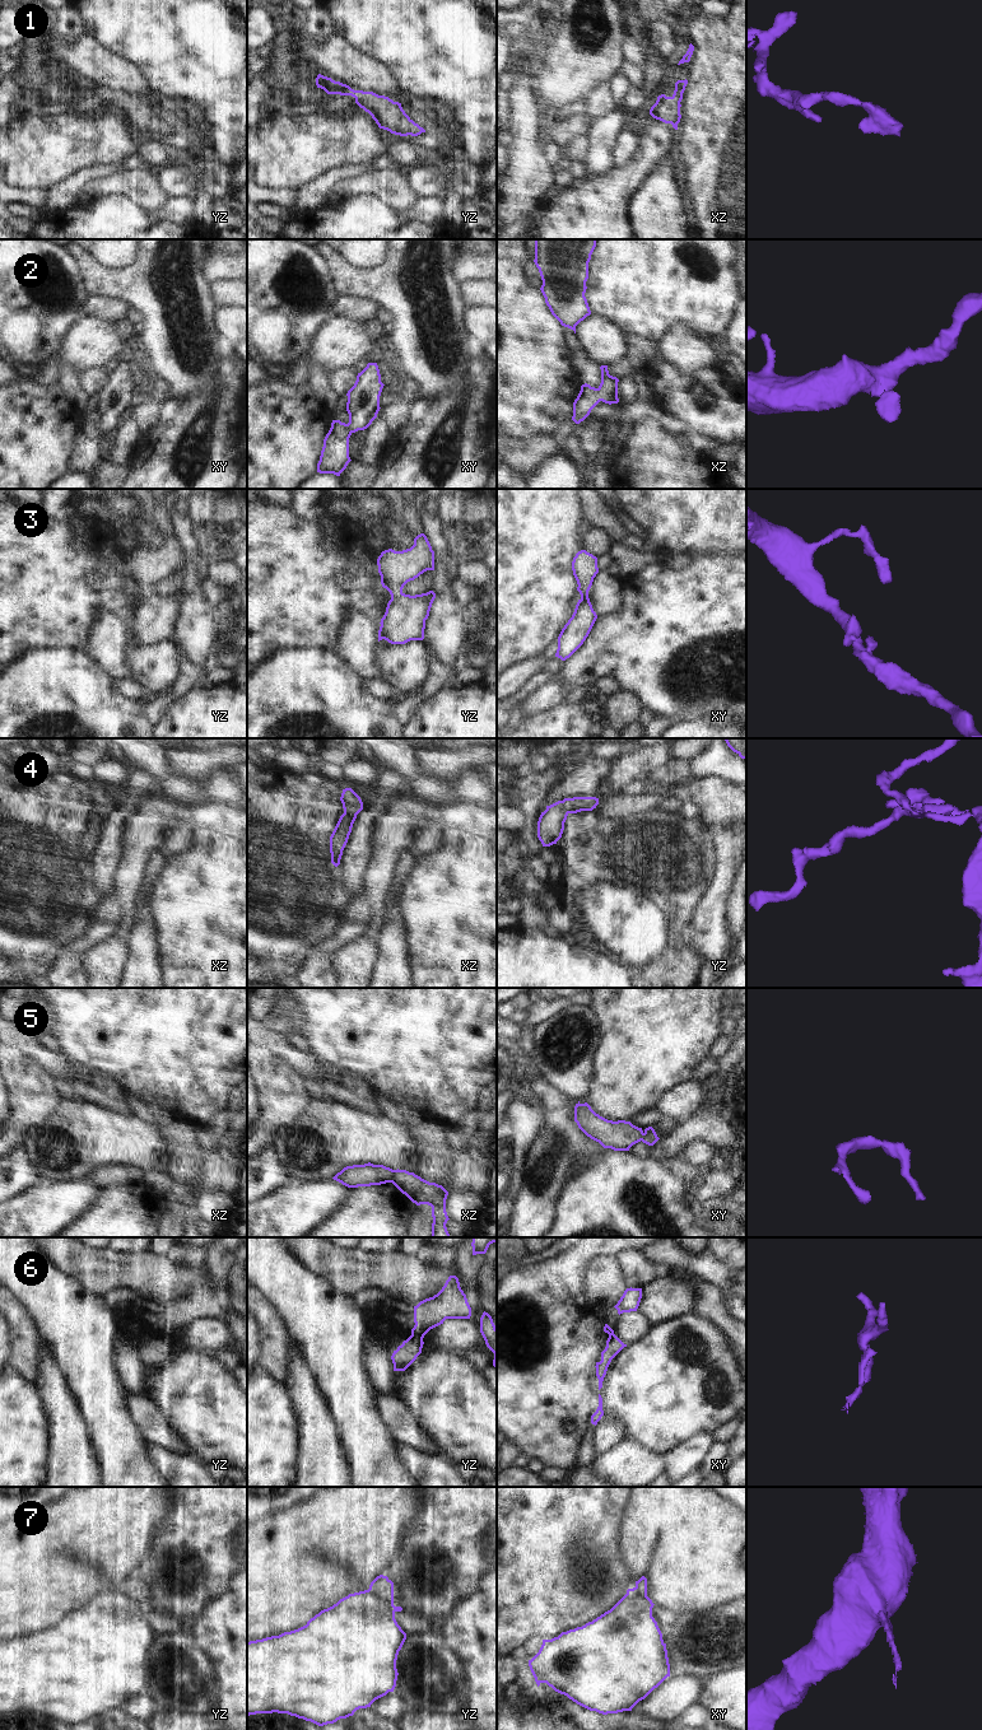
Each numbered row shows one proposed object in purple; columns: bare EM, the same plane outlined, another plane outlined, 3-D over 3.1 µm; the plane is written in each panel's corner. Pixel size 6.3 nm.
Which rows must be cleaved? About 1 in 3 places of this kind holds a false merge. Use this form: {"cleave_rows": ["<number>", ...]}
{"cleave_rows": ["5", "6", "7"]}

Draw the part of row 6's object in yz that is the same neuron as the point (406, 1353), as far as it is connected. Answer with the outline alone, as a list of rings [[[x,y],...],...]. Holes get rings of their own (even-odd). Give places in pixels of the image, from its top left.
[[[414,1334],[404,1340],[391,1356],[394,1371],[405,1371],[422,1353],[423,1344],[423,1339]]]

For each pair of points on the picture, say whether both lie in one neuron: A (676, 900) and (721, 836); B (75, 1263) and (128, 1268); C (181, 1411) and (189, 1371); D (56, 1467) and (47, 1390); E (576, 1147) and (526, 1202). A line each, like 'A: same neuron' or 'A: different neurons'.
A: different neurons
B: same neuron
C: same neuron
D: same neuron
E: same neuron

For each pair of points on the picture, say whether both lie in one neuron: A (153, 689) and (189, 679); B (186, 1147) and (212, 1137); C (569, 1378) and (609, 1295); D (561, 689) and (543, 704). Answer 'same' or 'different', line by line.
A: different
B: different
C: different
D: same

